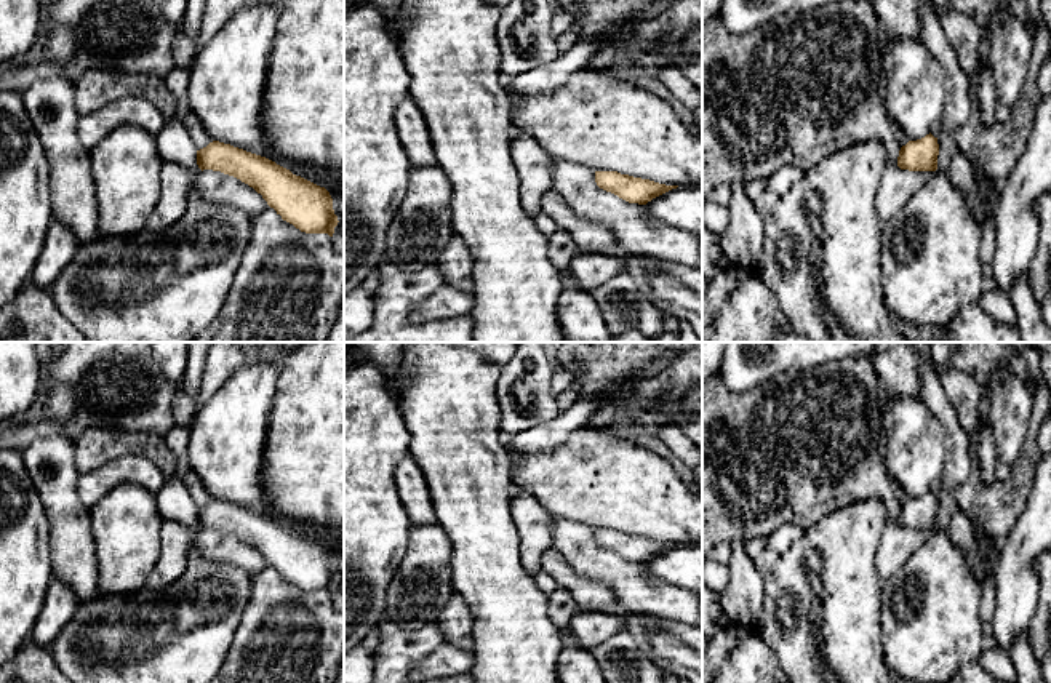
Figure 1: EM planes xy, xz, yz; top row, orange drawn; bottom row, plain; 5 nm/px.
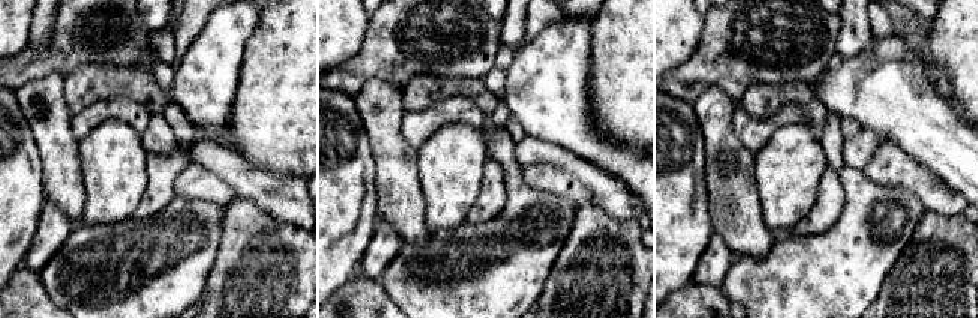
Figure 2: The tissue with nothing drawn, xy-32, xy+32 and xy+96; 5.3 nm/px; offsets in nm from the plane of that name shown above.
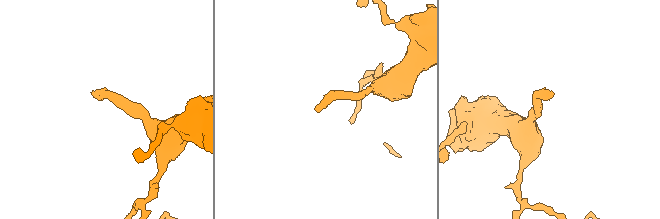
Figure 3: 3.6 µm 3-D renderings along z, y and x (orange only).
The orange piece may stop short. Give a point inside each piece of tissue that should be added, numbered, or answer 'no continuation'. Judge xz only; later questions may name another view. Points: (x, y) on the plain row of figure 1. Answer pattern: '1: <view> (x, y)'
no continuation

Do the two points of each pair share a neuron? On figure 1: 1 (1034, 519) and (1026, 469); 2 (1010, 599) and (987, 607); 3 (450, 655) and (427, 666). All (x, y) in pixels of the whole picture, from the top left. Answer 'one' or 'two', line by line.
1: two
2: two
3: one

